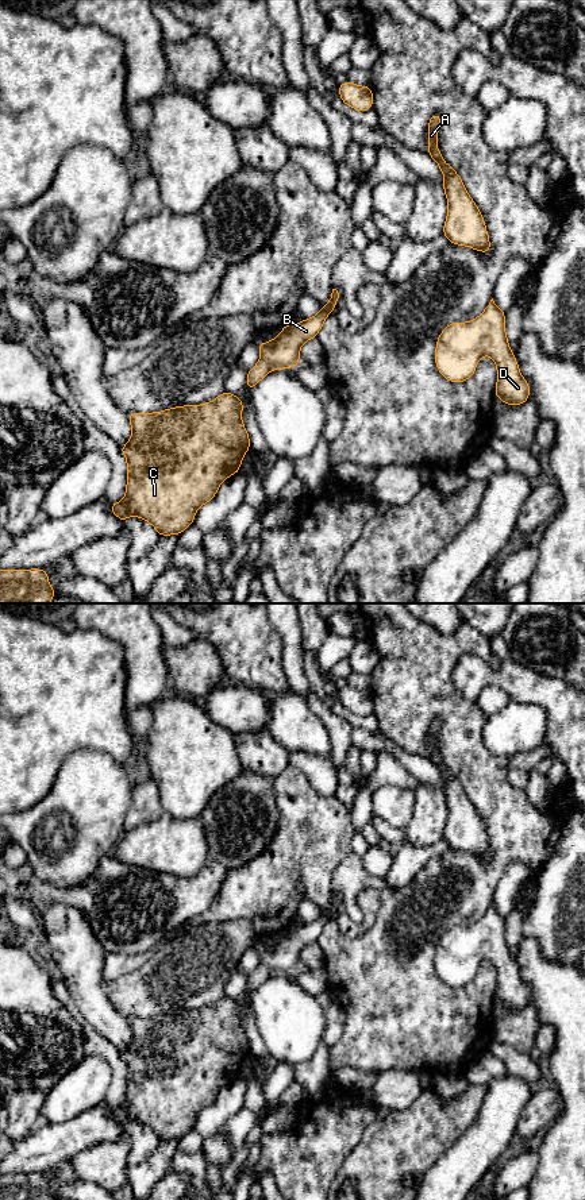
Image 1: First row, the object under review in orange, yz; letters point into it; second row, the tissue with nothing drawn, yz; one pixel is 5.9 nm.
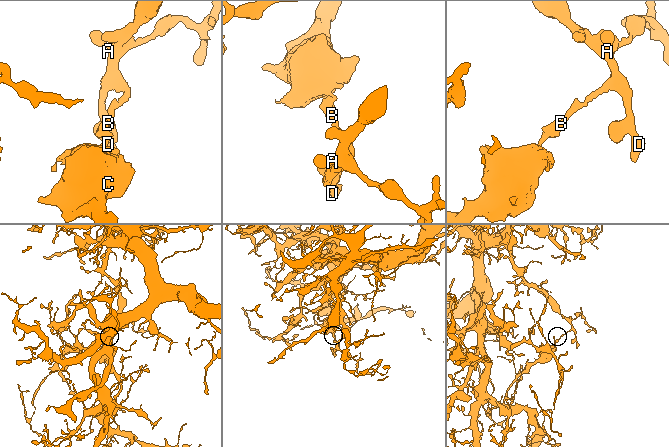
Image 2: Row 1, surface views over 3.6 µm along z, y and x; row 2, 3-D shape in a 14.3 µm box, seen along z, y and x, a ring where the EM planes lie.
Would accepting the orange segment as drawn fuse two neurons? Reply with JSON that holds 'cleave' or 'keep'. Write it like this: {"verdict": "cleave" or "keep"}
{"verdict": "cleave"}

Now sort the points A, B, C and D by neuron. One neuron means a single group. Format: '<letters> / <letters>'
A B D / C

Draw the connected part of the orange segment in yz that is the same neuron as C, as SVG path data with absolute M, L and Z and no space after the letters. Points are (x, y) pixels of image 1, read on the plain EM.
M228 996L201 1010L184 1010L154 1018L130 1018L132 1033L128 1047L119 1052L127 1064L127 1091L124 1104L112 1107L112 1118L126 1128L128 1120L150 1127L159 1141L181 1139L192 1130L200 1111L209 1107L220 1088L238 1079L250 1052L249 1038L242 1027L243 1007Z

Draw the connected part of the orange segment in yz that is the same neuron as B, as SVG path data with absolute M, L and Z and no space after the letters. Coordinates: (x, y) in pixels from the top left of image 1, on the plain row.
M332 894L330 906L320 912L320 917L297 929L288 929L282 931L281 938L268 948L258 948L261 962L266 964L273 975L288 975L300 968L300 952L317 942L319 935L327 921L331 919L338 908L339 898Z

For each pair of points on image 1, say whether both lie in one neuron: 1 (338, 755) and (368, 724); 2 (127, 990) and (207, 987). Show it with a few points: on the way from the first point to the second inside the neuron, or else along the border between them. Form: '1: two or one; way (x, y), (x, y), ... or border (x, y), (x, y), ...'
1: two; border (328, 707), (353, 728)
2: one; way (147, 990), (187, 987)

